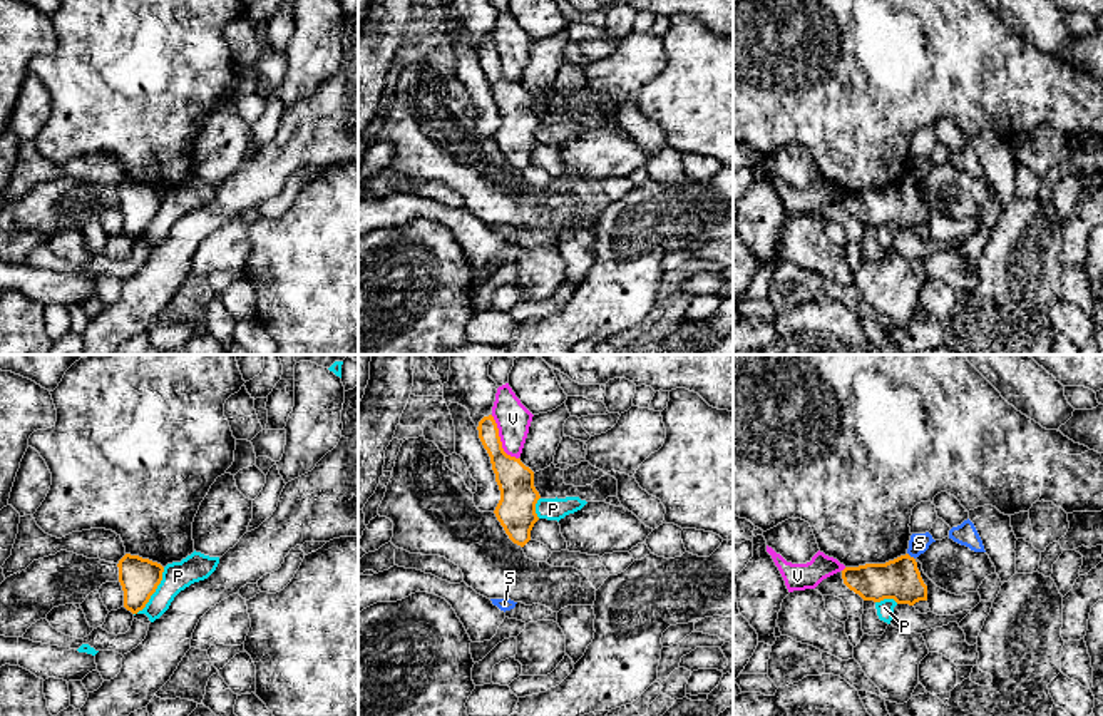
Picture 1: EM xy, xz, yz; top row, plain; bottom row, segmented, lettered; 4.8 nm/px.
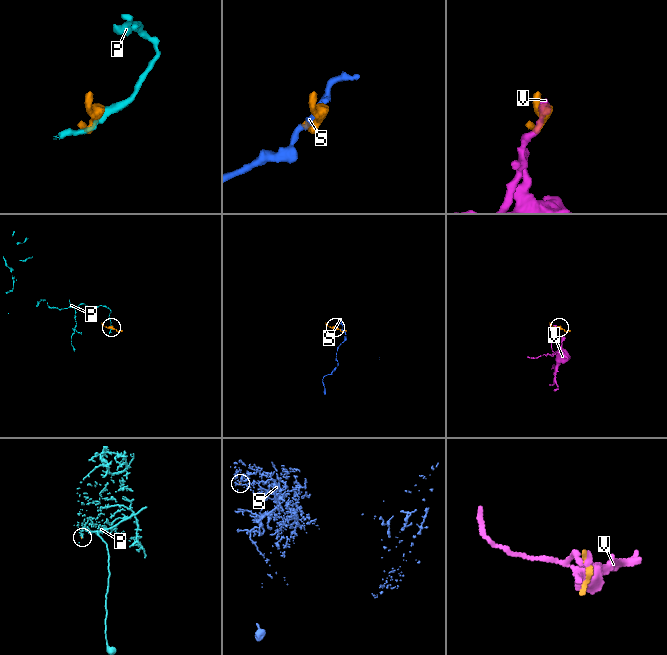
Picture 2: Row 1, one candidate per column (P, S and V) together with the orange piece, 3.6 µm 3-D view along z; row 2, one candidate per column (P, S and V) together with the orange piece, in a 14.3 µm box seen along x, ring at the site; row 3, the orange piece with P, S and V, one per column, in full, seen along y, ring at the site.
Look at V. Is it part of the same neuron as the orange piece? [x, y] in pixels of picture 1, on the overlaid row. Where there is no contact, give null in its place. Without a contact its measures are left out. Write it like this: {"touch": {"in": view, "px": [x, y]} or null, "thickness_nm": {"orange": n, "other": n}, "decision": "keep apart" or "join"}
{"touch": {"in": "xz", "px": [499, 440]}, "thickness_nm": {"orange": 180, "other": 170}, "decision": "keep apart"}

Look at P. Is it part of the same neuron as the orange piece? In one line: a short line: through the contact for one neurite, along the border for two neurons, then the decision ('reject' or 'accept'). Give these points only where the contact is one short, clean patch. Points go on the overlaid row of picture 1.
line xy (164, 567), (156, 591), (134, 614); reject

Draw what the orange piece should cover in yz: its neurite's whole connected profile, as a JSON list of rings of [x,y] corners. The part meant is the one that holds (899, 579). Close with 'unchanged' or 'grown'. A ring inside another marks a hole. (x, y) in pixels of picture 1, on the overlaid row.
[[[909,554],[885,564],[845,567],[842,579],[864,601],[894,599],[897,604],[909,606],[927,601],[927,586],[921,577],[916,559]]] | unchanged

